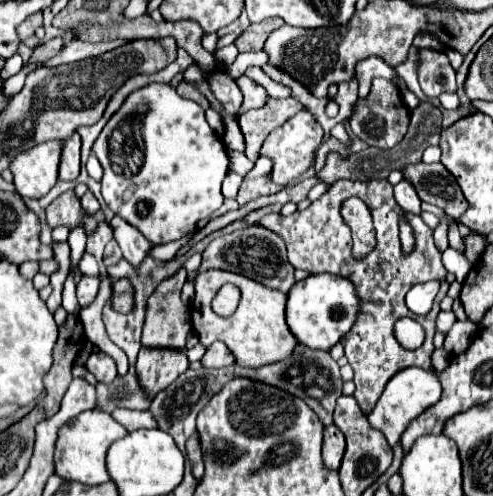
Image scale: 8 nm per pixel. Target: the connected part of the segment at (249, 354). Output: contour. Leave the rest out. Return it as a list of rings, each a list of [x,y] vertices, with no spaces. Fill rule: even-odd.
[[[221,270],[201,272],[195,280],[195,300],[191,304],[193,330],[197,332],[199,342],[205,348],[211,346],[215,340],[221,340],[233,352],[235,362],[239,366],[261,368],[265,364],[273,364],[289,358],[293,348],[297,346],[297,338],[291,334],[285,322],[285,302],[287,302],[287,296],[281,290],[267,288],[241,274],[221,272]],[[223,284],[235,284],[241,290],[239,308],[231,318],[221,318],[211,310],[211,296],[215,296]]]

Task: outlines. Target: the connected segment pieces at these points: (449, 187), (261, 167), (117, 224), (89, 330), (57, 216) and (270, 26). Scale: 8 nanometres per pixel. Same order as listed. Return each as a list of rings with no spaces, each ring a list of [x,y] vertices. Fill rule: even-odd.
[[[409,164],[401,172],[421,200],[439,206],[447,216],[459,220],[467,210],[467,200],[455,176],[443,164]]]
[[[261,156],[261,158],[255,162],[253,170],[251,170],[245,178],[247,178],[247,180],[257,178],[257,176],[261,176],[261,174],[265,174],[265,172],[271,172],[271,168],[273,168],[273,160],[271,160],[271,158],[267,158],[267,156]]]
[[[113,216],[111,228],[113,228],[113,238],[119,242],[125,260],[131,266],[139,266],[143,258],[151,252],[153,244],[135,226],[125,222],[121,216]]]
[[[103,278],[101,280],[101,288],[99,288],[99,294],[97,298],[93,300],[93,304],[89,304],[85,310],[81,310],[81,322],[85,326],[85,334],[87,334],[87,340],[95,346],[99,346],[103,352],[107,352],[115,364],[117,364],[117,371],[119,376],[125,376],[127,374],[127,356],[121,348],[117,348],[107,332],[105,332],[105,326],[103,326],[103,320],[101,320],[101,310],[103,306],[107,304],[107,300],[111,298],[111,286],[109,286],[109,280]]]
[[[73,190],[63,192],[49,208],[47,208],[47,224],[49,228],[57,228],[57,226],[67,226],[69,230],[73,230],[75,226],[83,226],[87,234],[91,234],[99,222],[105,222],[105,214],[99,210],[95,214],[87,214],[81,208],[79,198],[75,196]]]
[[[269,18],[269,20],[263,20],[259,23],[251,23],[247,27],[247,30],[241,32],[241,36],[235,40],[235,46],[241,52],[249,52],[249,50],[261,50],[267,36],[281,28],[285,22],[281,18]]]

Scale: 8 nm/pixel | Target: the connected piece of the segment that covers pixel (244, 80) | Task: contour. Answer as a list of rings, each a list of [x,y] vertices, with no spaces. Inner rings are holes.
[[[241,76],[239,82],[241,82],[241,90],[243,90],[245,100],[243,100],[243,106],[241,106],[241,110],[237,112],[237,116],[241,116],[241,114],[247,112],[247,110],[261,108],[261,104],[263,104],[263,106],[267,104],[269,96],[267,96],[267,92],[265,92],[265,88],[263,88],[261,84],[257,84],[255,80],[251,80],[251,78],[247,78],[247,76]]]

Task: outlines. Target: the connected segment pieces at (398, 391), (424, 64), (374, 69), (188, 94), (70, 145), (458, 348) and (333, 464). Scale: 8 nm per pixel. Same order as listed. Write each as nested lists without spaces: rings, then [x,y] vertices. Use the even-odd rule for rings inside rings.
[[[405,368],[405,370],[397,372],[397,376],[393,376],[393,380],[389,380],[389,384],[385,386],[375,408],[367,414],[367,420],[375,430],[381,430],[385,434],[385,438],[391,446],[395,446],[399,442],[403,430],[407,428],[407,424],[413,418],[417,418],[421,412],[425,412],[433,402],[437,402],[439,396],[441,396],[441,384],[439,384],[435,372],[421,370],[421,368]]]
[[[419,50],[419,84],[425,96],[437,98],[443,92],[457,92],[455,70],[451,68],[447,56],[437,50]]]
[[[369,58],[369,60],[363,60],[361,64],[357,64],[357,74],[359,74],[359,98],[367,98],[369,90],[371,90],[371,78],[373,76],[383,76],[383,78],[395,78],[395,70],[391,70],[383,60],[377,60],[377,58]]]
[[[183,80],[178,85],[176,90],[181,97],[195,100],[195,102],[197,102],[197,104],[201,104],[205,110],[209,108],[207,100],[205,100],[205,97],[199,92],[197,88],[193,88],[193,84],[189,84],[189,82],[185,82],[185,80]]]
[[[73,134],[69,140],[65,140],[65,148],[59,164],[61,180],[75,180],[79,176],[79,150],[81,150],[79,134]]]
[[[457,320],[453,324],[453,328],[447,332],[445,350],[451,354],[465,352],[465,348],[469,348],[469,344],[473,342],[475,334],[477,334],[477,324],[473,324],[471,320],[465,320],[465,322]]]
[[[337,426],[325,428],[323,438],[323,464],[327,470],[339,470],[341,458],[345,454],[345,436]]]

